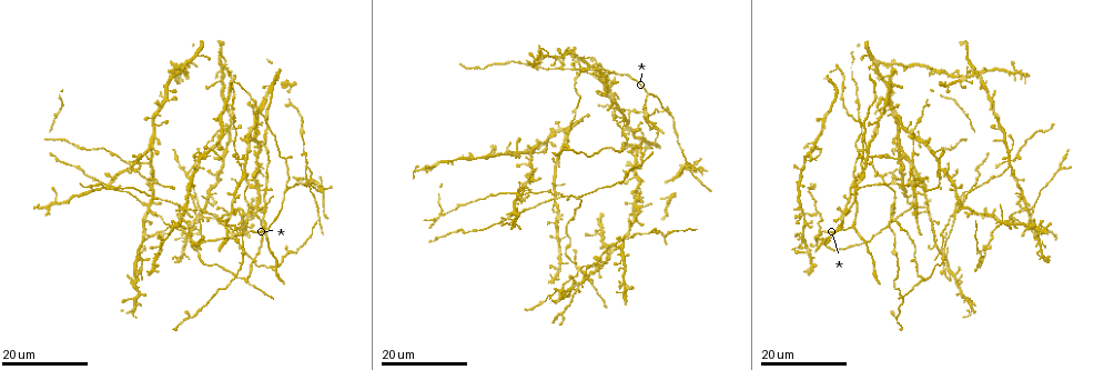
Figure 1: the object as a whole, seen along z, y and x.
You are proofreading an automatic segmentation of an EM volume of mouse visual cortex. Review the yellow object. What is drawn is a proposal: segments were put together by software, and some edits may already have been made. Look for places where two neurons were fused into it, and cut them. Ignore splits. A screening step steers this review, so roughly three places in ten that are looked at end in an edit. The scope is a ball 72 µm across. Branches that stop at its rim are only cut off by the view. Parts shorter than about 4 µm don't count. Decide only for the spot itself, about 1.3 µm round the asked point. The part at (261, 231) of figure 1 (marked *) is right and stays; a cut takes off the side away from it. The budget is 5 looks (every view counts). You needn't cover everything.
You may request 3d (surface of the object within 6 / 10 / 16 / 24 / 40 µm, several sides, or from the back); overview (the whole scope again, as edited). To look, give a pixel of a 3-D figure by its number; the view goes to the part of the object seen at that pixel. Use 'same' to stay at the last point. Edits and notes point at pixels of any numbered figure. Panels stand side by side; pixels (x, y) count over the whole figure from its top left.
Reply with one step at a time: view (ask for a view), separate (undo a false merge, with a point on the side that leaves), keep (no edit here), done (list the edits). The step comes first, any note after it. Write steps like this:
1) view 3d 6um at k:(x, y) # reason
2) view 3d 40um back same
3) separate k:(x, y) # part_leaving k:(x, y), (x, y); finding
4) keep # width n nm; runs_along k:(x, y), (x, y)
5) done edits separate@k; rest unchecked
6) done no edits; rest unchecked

view 3d 16um at 1:(627, 177) # three-way junction

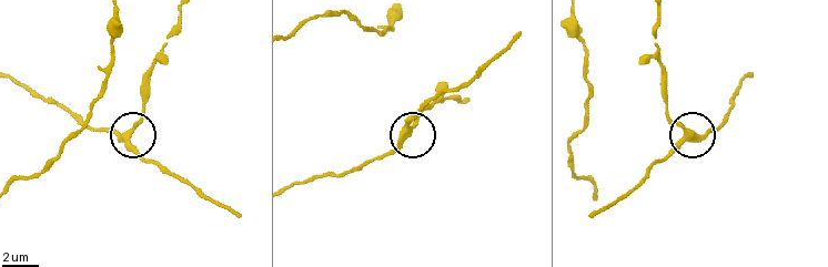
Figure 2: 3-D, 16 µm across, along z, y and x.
view 3d 10um at 2:(407, 128)

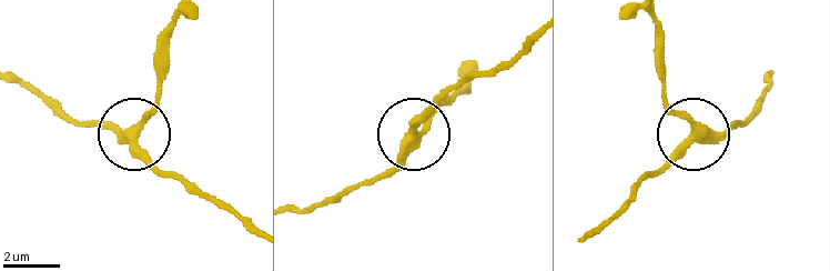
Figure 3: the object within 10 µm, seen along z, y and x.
view 3d 10um back at 3:(410, 133) # other side

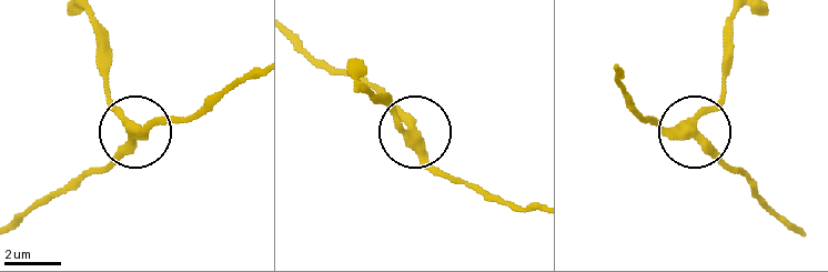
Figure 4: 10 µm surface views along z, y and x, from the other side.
keep # runs_along 4:(736, 11), (722, 90), (695, 133), (748, 181); one neuron here

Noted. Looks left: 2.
view 3d 16um at 1:(1009, 217) # three-way junction

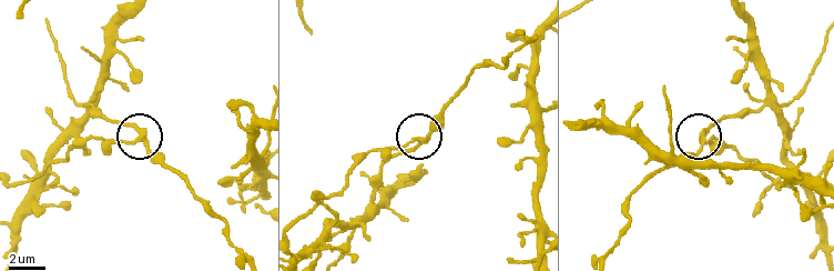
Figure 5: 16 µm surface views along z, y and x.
view 3d 10um at 5:(416, 138)

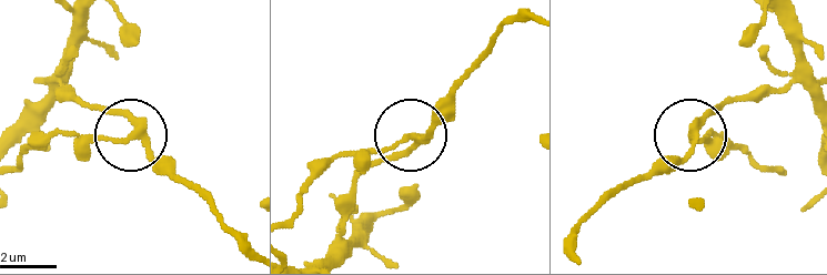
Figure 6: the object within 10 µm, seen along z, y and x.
separate 6:(92, 142) # width 210 nm; part_leaving 6:(131, 133), (112, 140), (54, 133), (11, 166); a second neuron is stuck on

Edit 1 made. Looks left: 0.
done edits separate@6; rest unchecked

